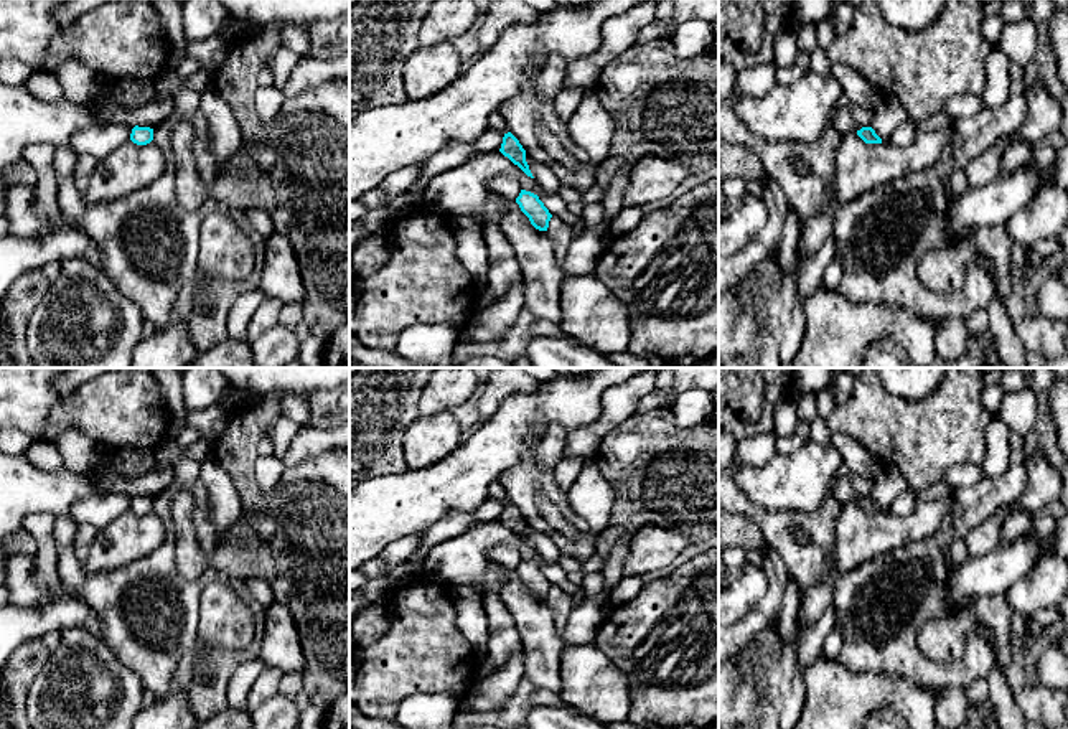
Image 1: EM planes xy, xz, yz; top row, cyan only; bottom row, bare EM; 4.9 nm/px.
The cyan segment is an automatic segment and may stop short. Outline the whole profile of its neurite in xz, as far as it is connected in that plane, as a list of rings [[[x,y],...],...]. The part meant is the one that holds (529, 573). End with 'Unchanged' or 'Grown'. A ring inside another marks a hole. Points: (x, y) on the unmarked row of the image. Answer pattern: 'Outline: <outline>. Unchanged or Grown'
Outline: [[[521,559],[519,566],[516,567],[516,572],[536,599],[547,600],[552,584],[537,564]]]. Unchanged

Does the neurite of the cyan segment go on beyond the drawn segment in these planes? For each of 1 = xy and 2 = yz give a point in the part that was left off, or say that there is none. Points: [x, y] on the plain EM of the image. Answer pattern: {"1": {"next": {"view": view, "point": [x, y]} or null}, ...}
{"1": {"next": null}, "2": {"next": null}}

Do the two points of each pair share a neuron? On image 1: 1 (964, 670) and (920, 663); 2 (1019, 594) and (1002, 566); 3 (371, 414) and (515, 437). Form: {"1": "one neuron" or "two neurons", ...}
{"1": "one neuron", "2": "two neurons", "3": "two neurons"}

